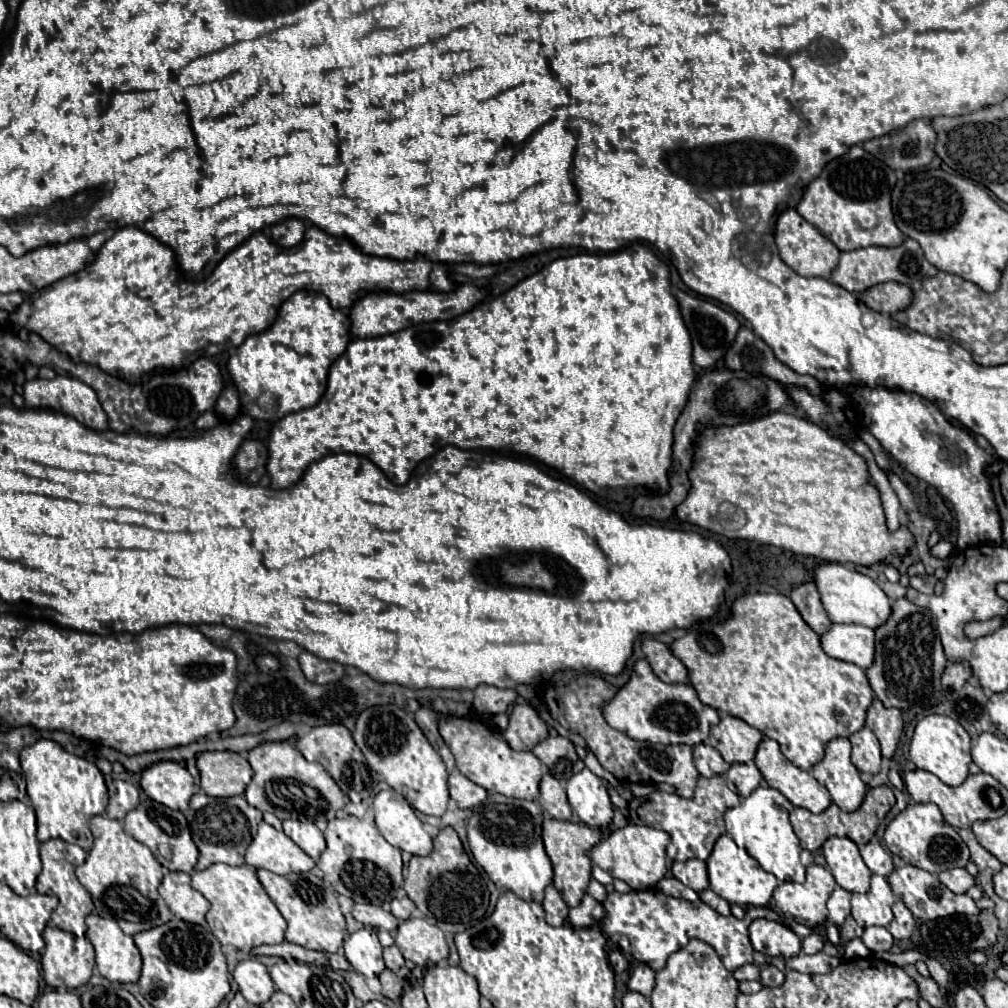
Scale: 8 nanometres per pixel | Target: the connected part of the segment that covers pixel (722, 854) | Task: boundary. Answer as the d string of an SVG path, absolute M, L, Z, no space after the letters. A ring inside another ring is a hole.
M728 834L718 838L718 842L714 844L714 850L712 850L710 858L706 860L706 864L708 864L710 888L730 904L766 906L770 902L770 898L772 898L774 888L778 886L778 880L774 878L774 874L764 872L758 866L758 862L752 856L748 856L744 850L740 850L736 846L736 842Z

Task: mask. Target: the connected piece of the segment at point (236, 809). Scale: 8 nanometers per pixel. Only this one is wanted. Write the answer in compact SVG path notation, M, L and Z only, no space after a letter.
M198 792L190 800L190 808L186 810L186 820L192 830L192 840L200 850L200 858L196 868L206 870L208 866L222 862L228 866L242 866L244 852L250 846L258 824L262 822L262 812L250 808L246 798L212 798L204 792Z

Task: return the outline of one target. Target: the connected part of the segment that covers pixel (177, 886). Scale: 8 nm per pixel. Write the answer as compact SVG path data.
M168 872L158 888L160 896L168 904L170 912L184 922L208 926L206 912L210 902L190 886L190 876L184 872Z

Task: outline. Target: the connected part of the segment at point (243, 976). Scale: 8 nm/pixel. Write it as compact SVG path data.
M244 960L234 970L234 980L240 986L242 996L250 1004L266 1002L274 992L274 982L266 970L266 966L258 960Z

